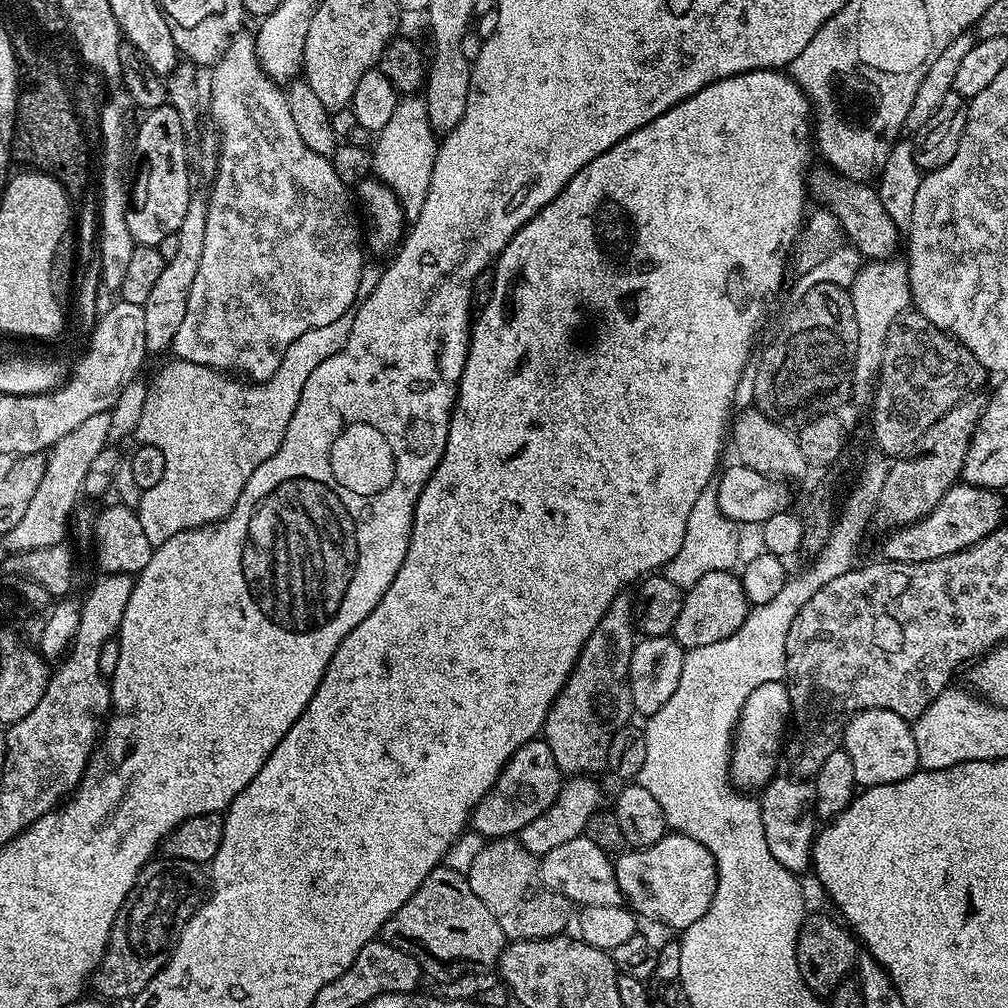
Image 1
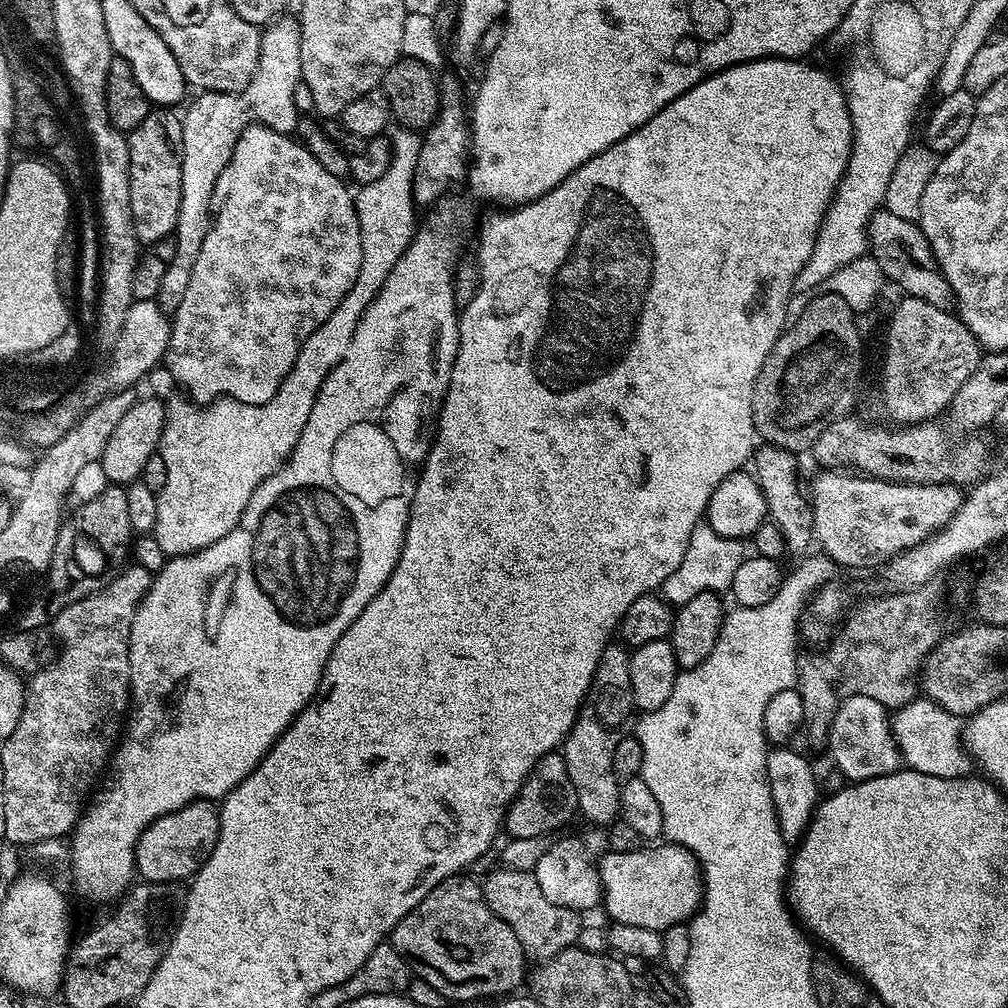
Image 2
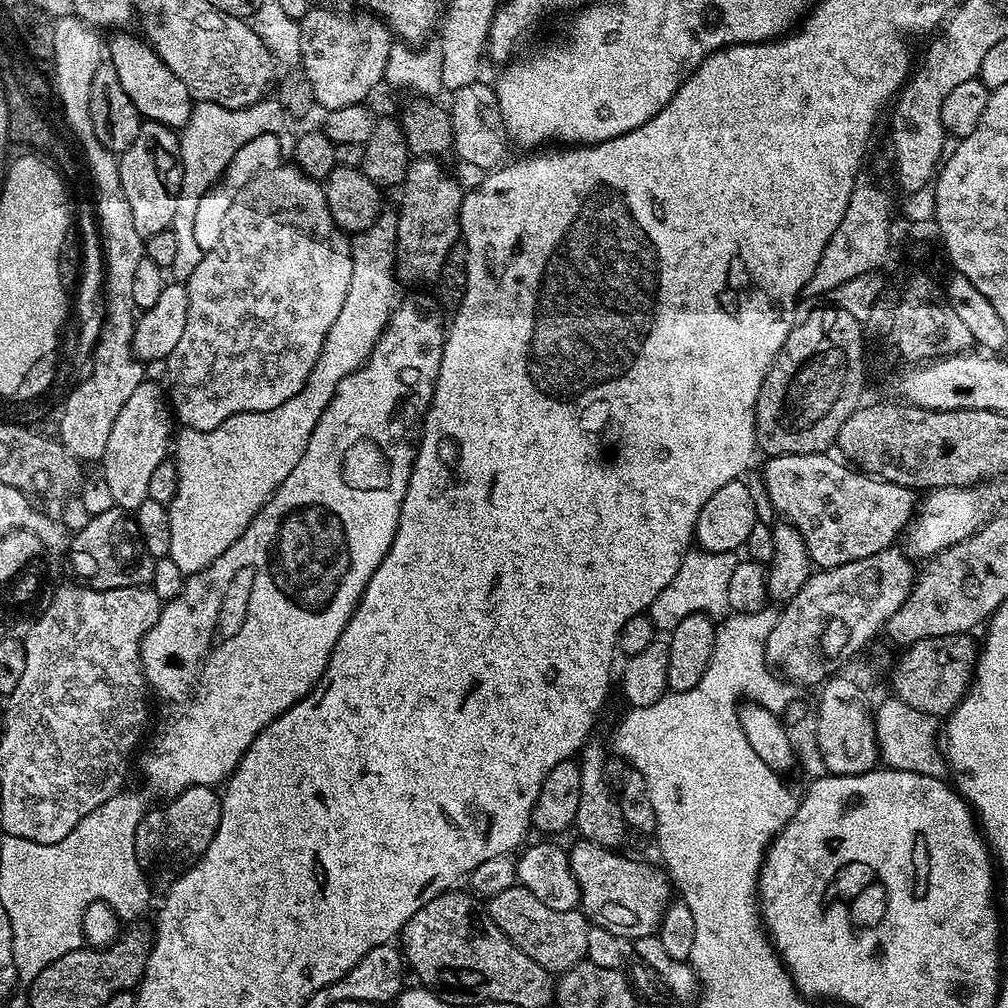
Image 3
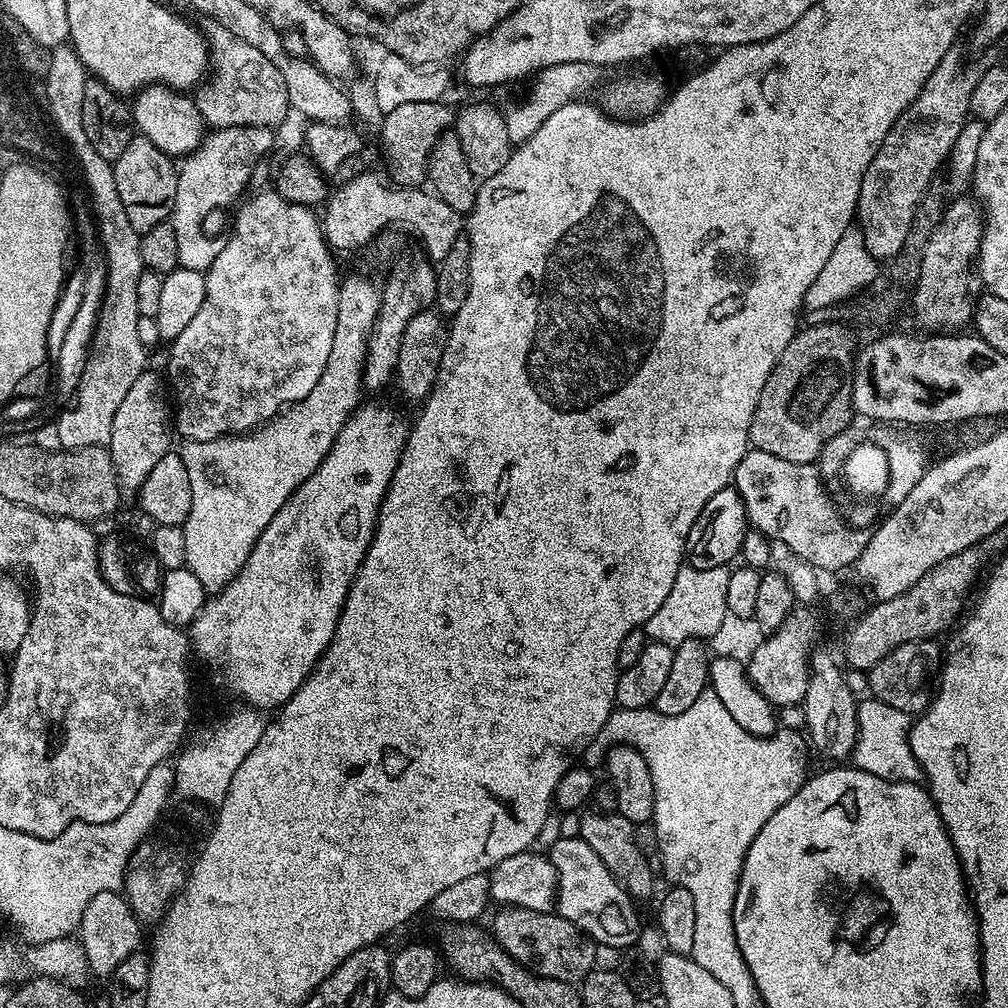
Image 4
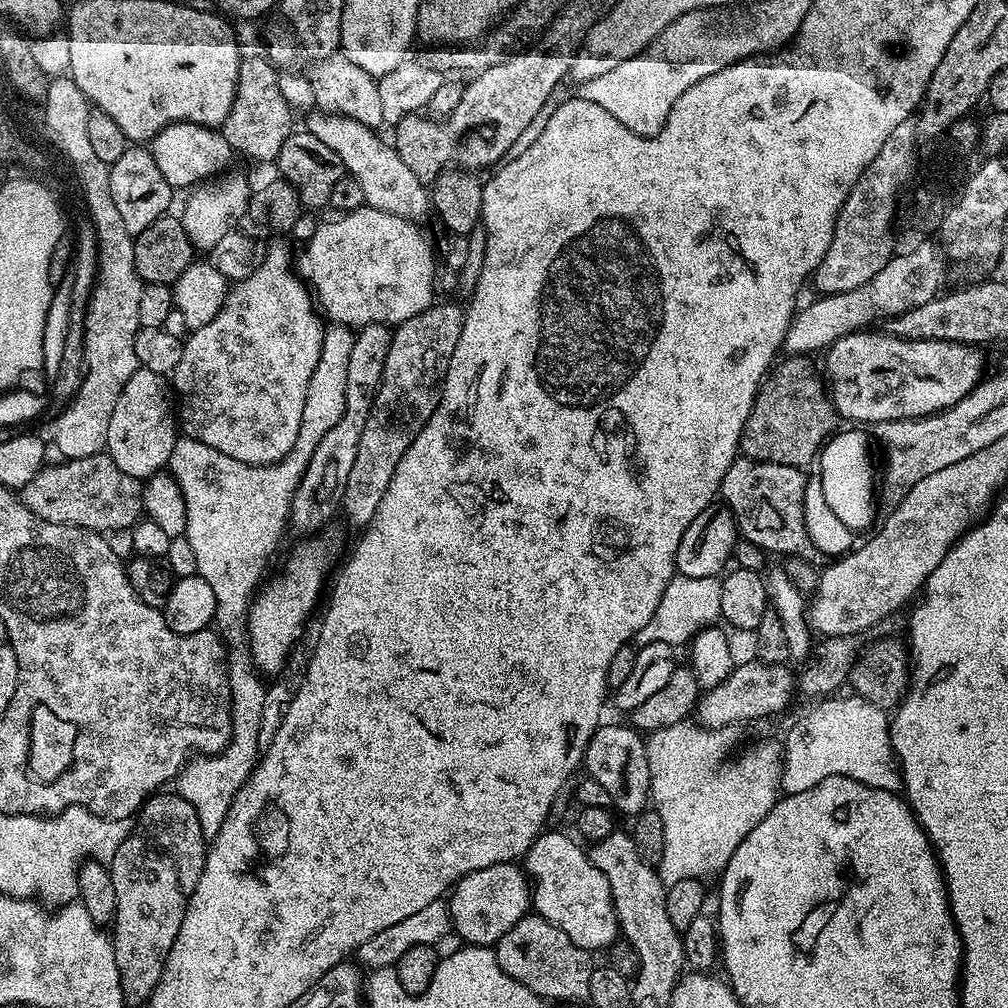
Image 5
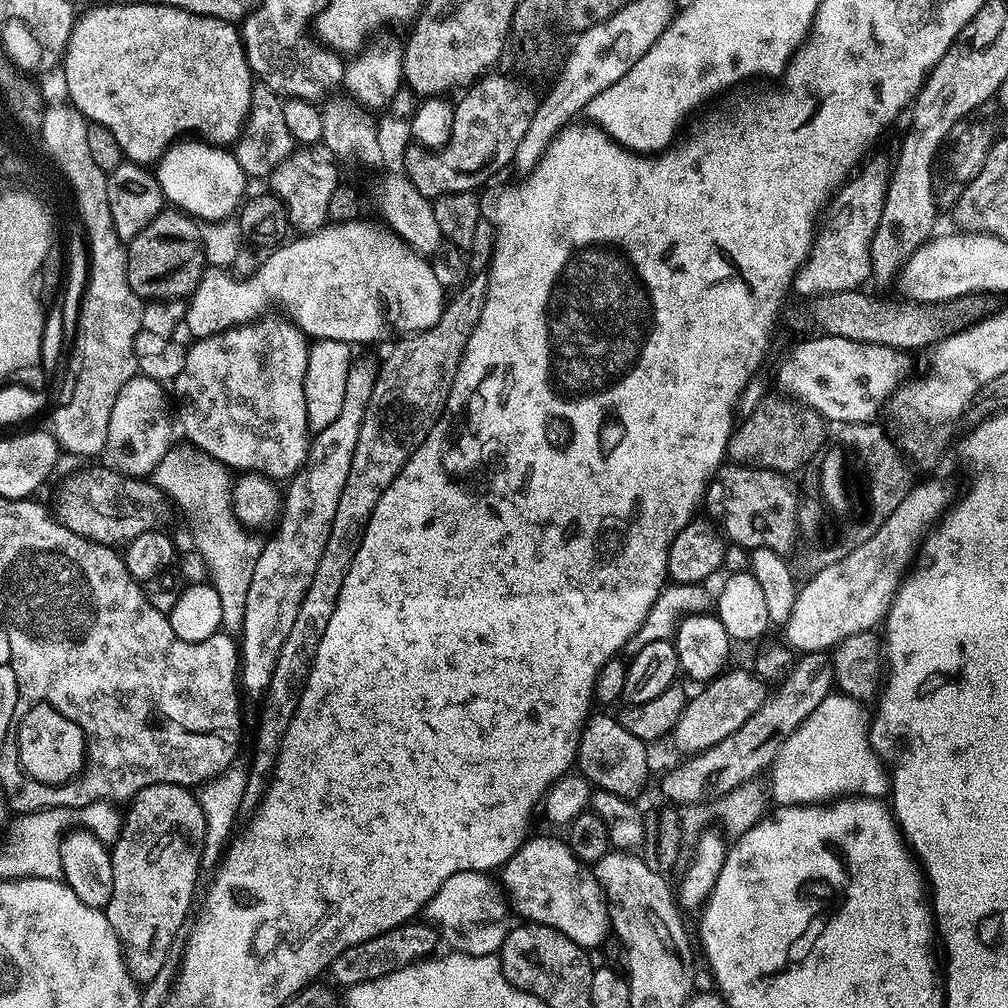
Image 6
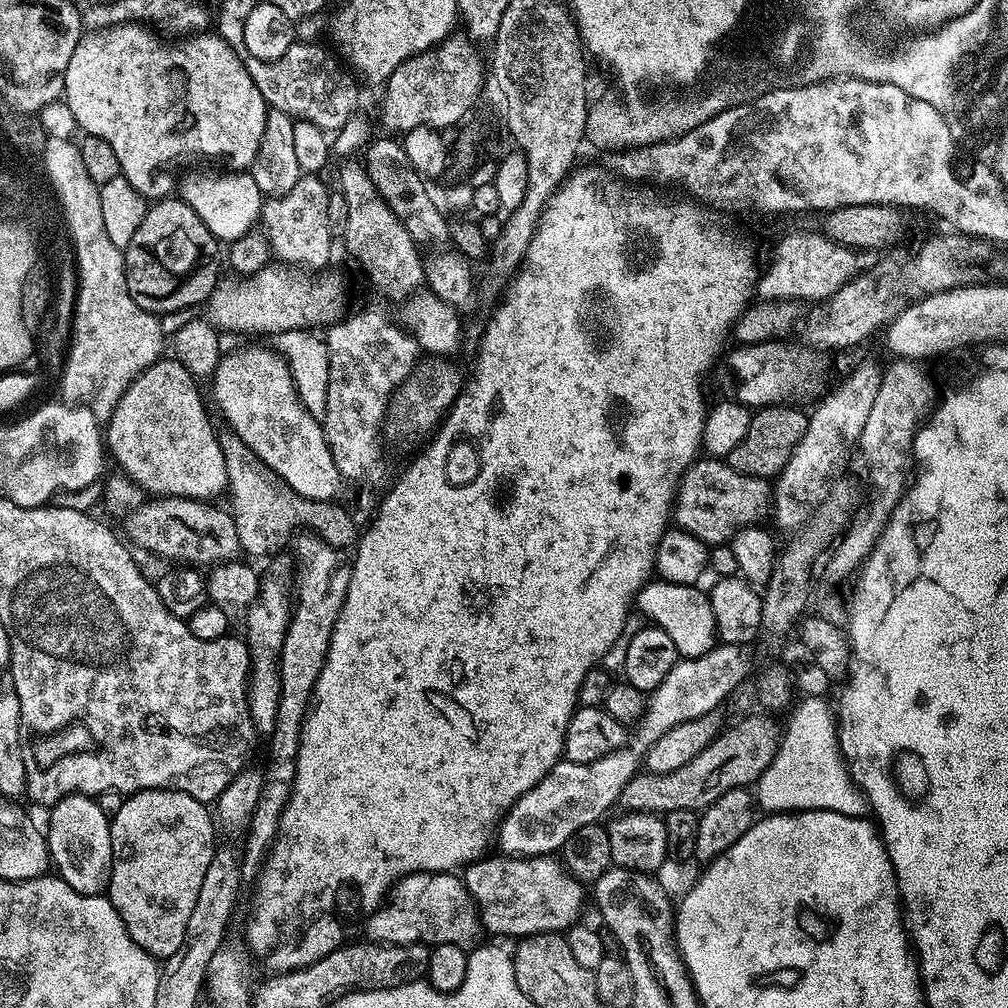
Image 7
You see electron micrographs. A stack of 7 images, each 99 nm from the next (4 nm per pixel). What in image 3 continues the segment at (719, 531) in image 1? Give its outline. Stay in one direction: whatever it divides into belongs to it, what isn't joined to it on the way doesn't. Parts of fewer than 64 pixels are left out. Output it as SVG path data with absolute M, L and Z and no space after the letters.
M701 548L689 549L683 558L682 566L679 567L678 574L671 580L670 586L666 586L658 598L651 604L648 615L655 625L657 631L671 632L674 626L678 626L682 618L690 614L703 613L711 616L714 620L723 619L729 615L729 595L727 587L730 586L731 575L734 574L734 567L739 564L739 557L733 552L708 552Z

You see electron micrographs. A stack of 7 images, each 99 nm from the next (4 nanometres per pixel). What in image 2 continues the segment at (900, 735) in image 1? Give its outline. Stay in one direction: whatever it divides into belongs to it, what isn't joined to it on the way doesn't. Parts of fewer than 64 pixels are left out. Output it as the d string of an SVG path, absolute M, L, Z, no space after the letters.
M847 696L840 701L828 731L827 748L836 763L835 771L848 782L882 778L897 771L902 764L900 747L892 733L889 709L884 708L882 702L874 702L874 698L865 696Z

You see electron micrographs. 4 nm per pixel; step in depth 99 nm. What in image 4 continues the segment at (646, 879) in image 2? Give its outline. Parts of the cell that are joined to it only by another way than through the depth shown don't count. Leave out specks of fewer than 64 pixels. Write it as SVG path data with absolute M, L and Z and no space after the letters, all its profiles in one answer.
M572 836L554 841L550 851L556 871L555 911L580 929L587 939L595 940L597 945L604 947L605 944L608 948L619 950L631 949L640 932L640 912L632 905L635 904L633 897L612 877L610 870L602 866L602 858L590 850L588 843Z

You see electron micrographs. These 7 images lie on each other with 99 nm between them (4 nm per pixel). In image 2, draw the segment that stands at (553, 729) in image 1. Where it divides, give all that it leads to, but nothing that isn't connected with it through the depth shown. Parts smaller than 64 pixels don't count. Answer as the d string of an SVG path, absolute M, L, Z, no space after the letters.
M613 642L606 650L602 650L602 658L598 662L598 670L592 679L592 688L588 691L588 697L584 699L584 705L576 716L574 726L562 745L562 755L566 762L566 770L570 774L570 782L574 782L576 791L576 807L579 815L585 816L592 824L604 824L611 826L617 823L620 816L620 790L621 781L616 781L616 747L624 740L624 727L633 719L634 694L630 686L630 655L627 647Z

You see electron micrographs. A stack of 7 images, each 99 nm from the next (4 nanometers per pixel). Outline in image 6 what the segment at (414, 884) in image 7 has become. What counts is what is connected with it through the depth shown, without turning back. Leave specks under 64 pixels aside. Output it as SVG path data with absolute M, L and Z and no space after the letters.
M459 872L450 874L442 886L430 898L426 909L427 923L436 929L439 939L449 945L451 951L471 956L490 956L499 953L510 928L504 925L506 898L495 879L483 872Z

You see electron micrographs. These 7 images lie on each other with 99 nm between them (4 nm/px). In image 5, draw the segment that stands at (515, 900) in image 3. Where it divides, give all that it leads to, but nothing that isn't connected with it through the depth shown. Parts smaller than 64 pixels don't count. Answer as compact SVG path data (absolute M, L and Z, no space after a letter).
M529 914L523 916L518 923L510 926L506 934L494 946L498 966L510 974L522 986L526 986L543 1000L555 1002L561 1000L564 1004L576 1004L587 1001L590 994L590 978L594 961L593 953L587 948L580 948L558 926L546 922L546 918Z

